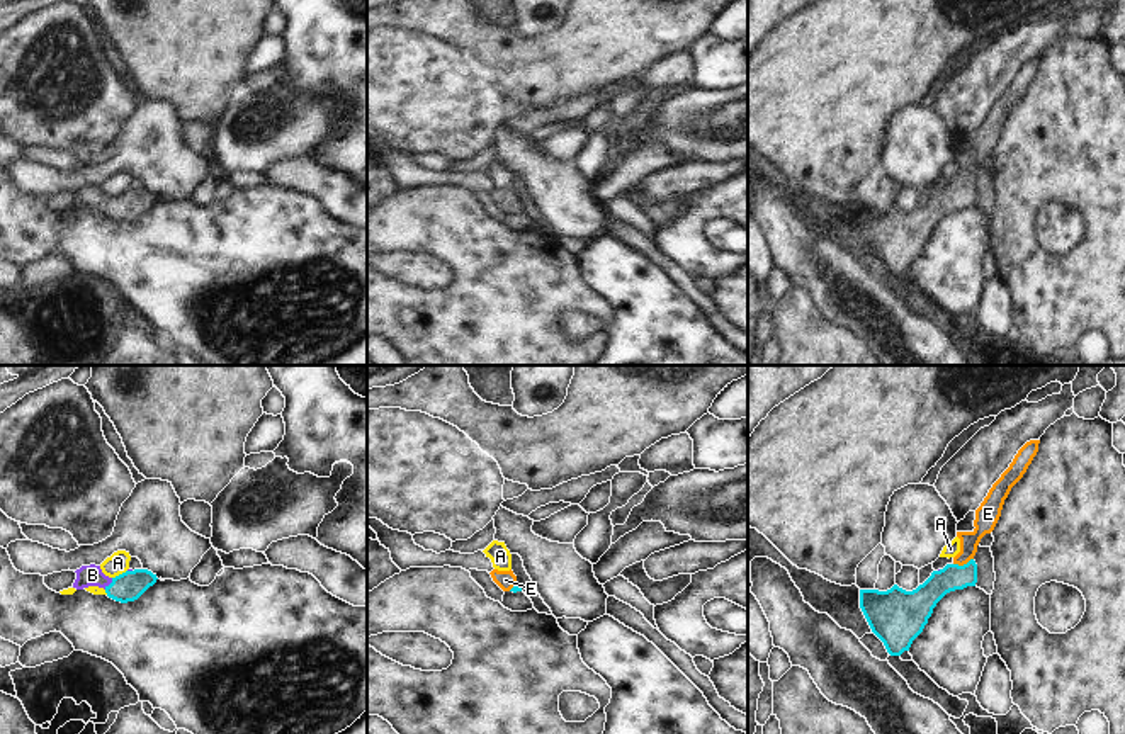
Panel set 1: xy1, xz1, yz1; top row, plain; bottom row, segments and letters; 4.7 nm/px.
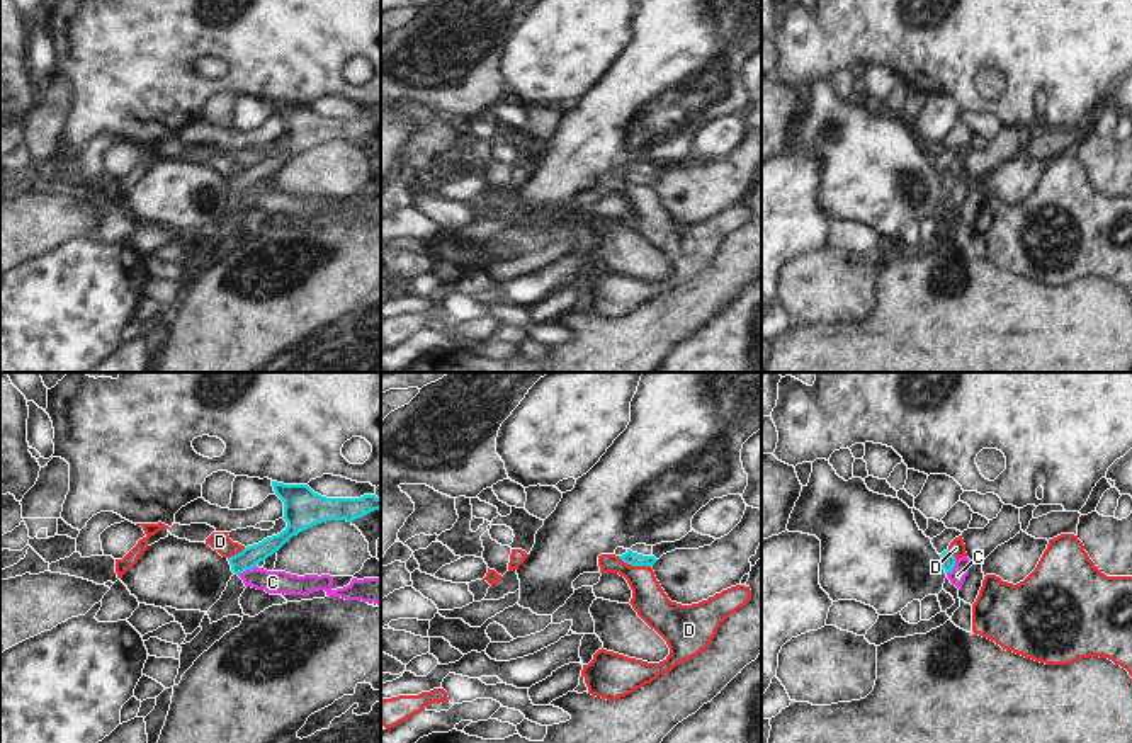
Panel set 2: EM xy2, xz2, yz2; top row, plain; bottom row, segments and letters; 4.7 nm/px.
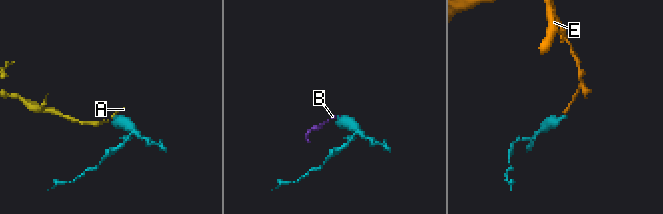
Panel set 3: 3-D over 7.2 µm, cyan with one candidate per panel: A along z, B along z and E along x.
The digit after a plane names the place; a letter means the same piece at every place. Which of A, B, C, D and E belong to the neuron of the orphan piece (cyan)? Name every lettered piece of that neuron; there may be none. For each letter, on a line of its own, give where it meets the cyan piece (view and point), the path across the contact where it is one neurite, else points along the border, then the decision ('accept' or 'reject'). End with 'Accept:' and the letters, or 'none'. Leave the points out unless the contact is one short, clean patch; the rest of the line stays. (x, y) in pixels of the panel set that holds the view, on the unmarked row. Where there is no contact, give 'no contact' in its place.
A: contact xy1 (119, 194); border xy1 (126, 189), (113, 197); reject
B: contact xy1 (111, 203); way xy1 (128, 206), (111, 203), (92, 194); accept
C: contact xy2 (247, 187); border xy2 (255, 184), (238, 194); reject
D: contact xz2 (634, 184); border xz2 (617, 175), (633, 184), (650, 186); reject
E: contact yz1 (964, 184); way yz1 (952, 196), (964, 184), (967, 163), (986, 136); accept
Accept: B, E

